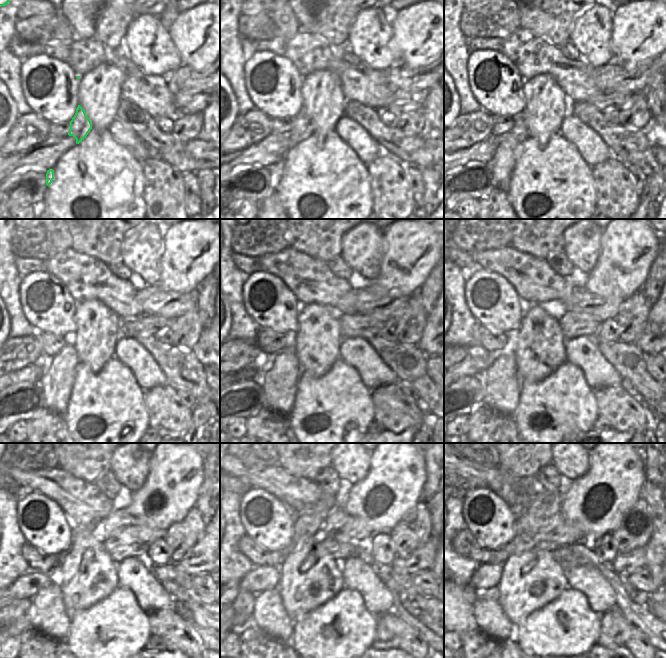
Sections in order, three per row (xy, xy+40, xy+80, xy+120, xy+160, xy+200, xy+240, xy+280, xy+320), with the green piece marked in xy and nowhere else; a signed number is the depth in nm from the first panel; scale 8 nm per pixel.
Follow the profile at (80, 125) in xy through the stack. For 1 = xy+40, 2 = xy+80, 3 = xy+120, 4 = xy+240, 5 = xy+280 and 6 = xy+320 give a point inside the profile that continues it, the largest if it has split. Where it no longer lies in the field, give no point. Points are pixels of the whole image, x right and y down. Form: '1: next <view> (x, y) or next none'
1: next xy+40 (302, 128)
2: next xy+80 (502, 164)
3: next xy+120 (56, 382)
4: next xy+240 (48, 615)
5: next xy+280 (269, 615)
6: next xy+320 (489, 617)

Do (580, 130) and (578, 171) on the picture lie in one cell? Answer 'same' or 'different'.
different

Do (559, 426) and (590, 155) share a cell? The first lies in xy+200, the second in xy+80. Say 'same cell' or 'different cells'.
different cells

